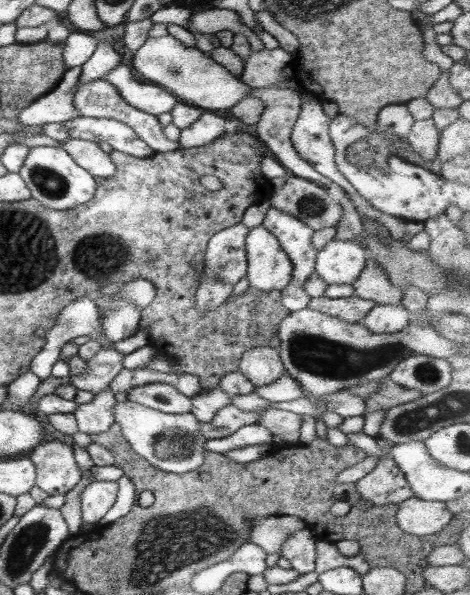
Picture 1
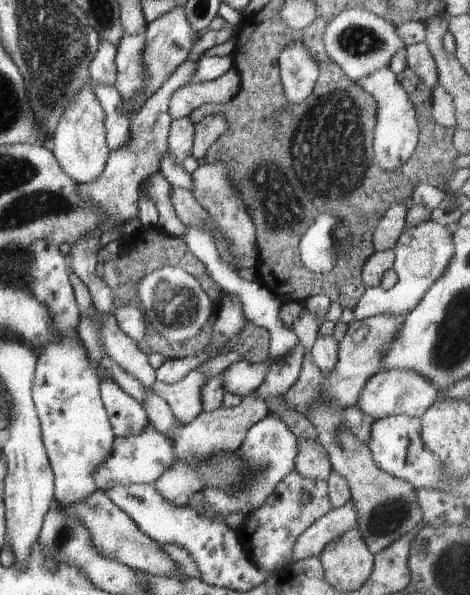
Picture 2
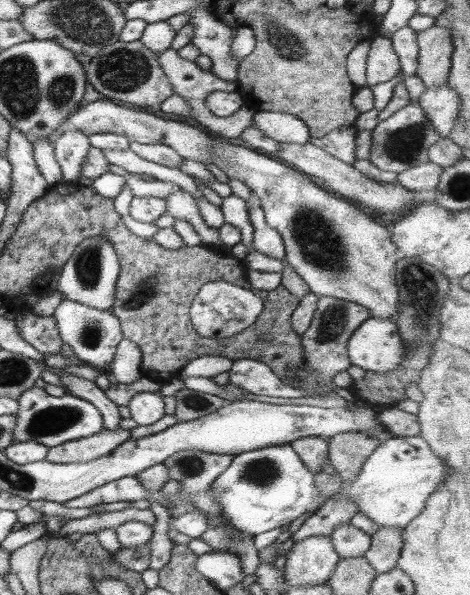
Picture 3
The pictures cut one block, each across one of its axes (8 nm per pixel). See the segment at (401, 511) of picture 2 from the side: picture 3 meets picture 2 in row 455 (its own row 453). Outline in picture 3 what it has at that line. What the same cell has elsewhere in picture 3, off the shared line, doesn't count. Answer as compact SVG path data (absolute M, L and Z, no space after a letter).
M361 431L340 432L332 435L328 442L328 459L334 470L340 473L342 483L350 483L364 461L380 446L381 441Z

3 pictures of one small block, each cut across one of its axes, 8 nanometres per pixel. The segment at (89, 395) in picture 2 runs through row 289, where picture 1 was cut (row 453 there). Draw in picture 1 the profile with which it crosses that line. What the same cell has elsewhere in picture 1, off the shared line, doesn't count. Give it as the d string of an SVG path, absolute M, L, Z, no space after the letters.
M47 441L28 453L36 469L35 486L49 496L65 494L81 480L83 471L76 464L73 446Z

